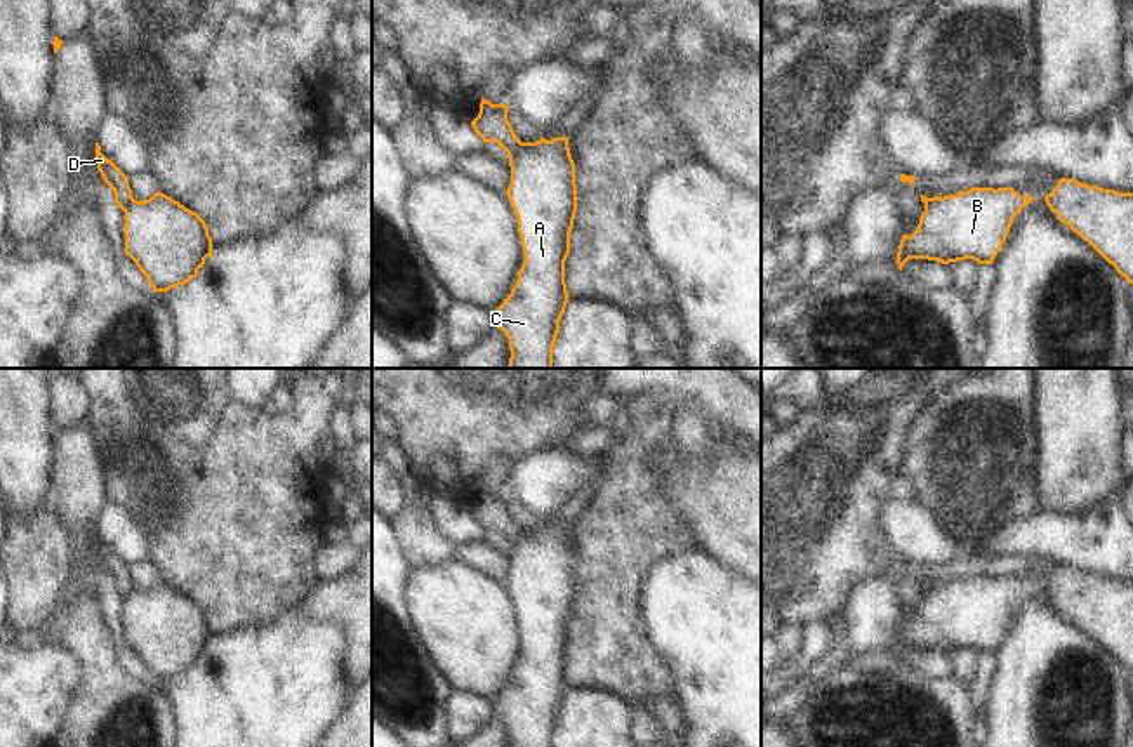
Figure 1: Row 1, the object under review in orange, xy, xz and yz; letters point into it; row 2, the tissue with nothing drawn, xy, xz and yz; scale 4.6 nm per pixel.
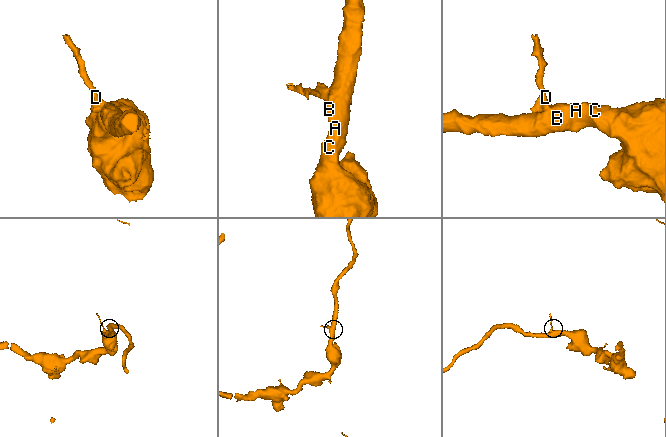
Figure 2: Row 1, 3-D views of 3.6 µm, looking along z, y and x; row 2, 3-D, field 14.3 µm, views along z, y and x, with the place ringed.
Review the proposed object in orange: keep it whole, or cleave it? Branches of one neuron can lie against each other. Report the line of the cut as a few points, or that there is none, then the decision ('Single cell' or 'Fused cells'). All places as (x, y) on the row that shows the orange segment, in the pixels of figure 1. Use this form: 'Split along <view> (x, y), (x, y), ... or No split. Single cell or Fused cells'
Split along xz (523, 143), (518, 160), (511, 167). Fused cells.

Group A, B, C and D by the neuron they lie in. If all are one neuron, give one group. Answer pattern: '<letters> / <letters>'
A B C / D

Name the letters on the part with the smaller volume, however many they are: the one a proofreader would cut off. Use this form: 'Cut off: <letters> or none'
Cut off: D

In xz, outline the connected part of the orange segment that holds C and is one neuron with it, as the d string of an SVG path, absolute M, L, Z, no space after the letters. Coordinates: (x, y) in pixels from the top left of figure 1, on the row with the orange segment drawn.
M540 137L523 142L518 162L511 167L506 191L518 217L518 233L525 261L511 294L495 309L497 328L509 339L507 368L553 368L553 347L568 302L565 261L570 254L570 233L577 212L575 163L568 148L570 137Z

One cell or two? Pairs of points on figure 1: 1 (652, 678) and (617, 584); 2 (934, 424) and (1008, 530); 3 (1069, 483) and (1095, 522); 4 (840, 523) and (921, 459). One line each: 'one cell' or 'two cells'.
1: one cell
2: two cells
3: two cells
4: two cells

